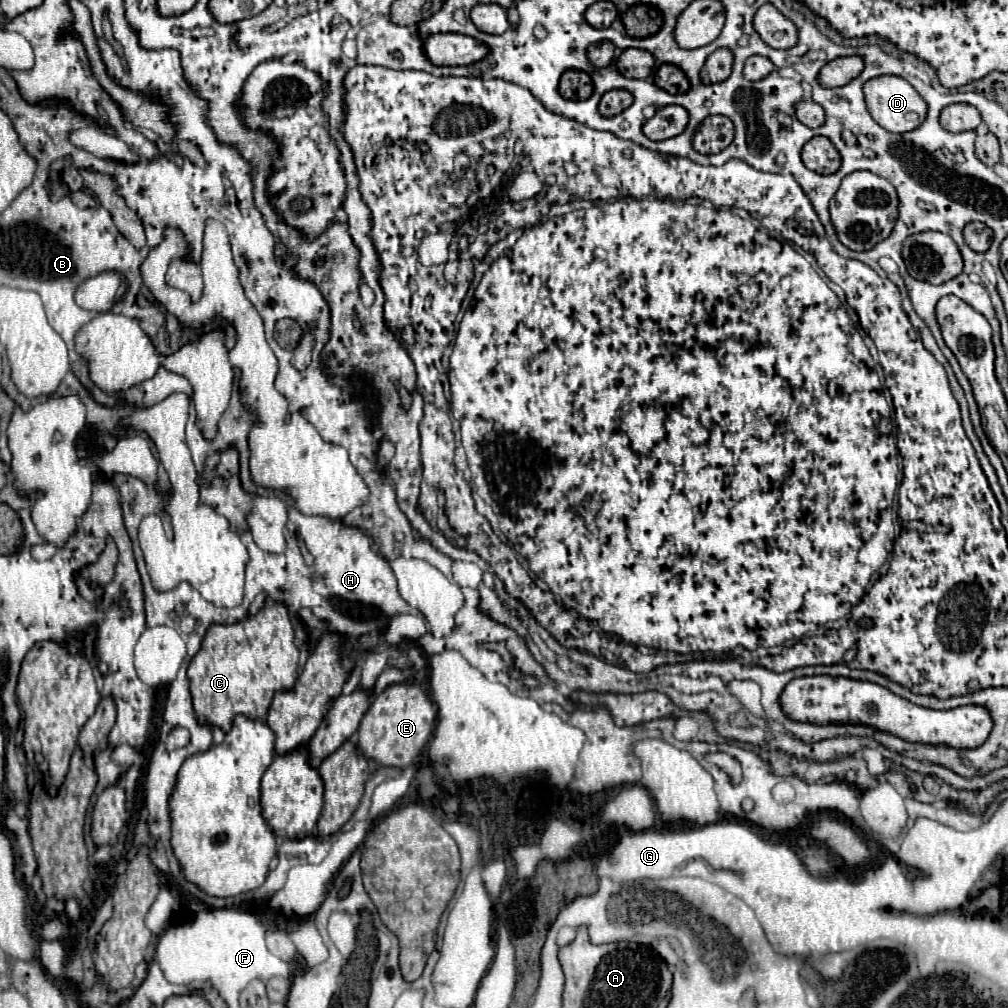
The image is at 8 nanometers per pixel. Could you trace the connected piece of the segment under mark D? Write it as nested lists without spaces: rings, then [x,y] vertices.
[[[877,76],[863,86],[867,108],[873,120],[889,132],[911,132],[919,128],[927,116],[927,102],[919,96],[919,92],[901,76]]]

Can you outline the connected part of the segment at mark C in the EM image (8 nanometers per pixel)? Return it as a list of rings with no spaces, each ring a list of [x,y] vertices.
[[[273,602],[255,616],[247,616],[235,624],[211,624],[201,650],[191,658],[187,668],[195,712],[201,722],[221,726],[225,732],[229,732],[237,714],[265,720],[275,692],[291,688],[297,680],[297,670],[295,624],[285,604]]]

